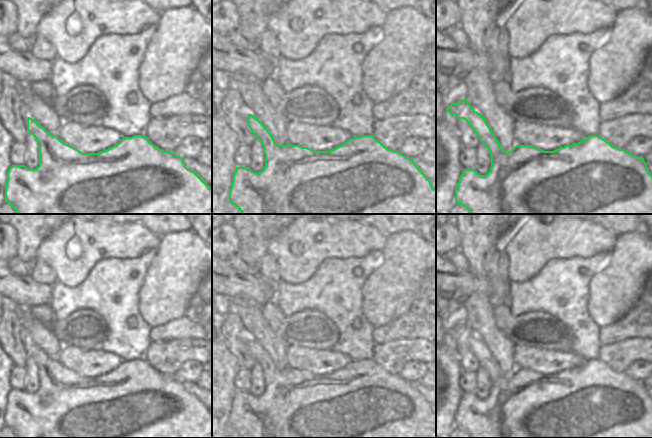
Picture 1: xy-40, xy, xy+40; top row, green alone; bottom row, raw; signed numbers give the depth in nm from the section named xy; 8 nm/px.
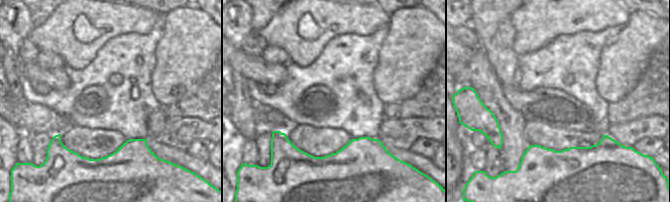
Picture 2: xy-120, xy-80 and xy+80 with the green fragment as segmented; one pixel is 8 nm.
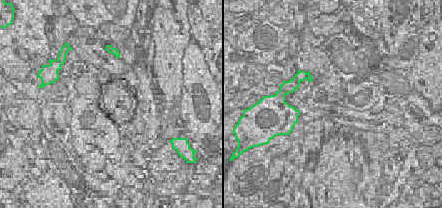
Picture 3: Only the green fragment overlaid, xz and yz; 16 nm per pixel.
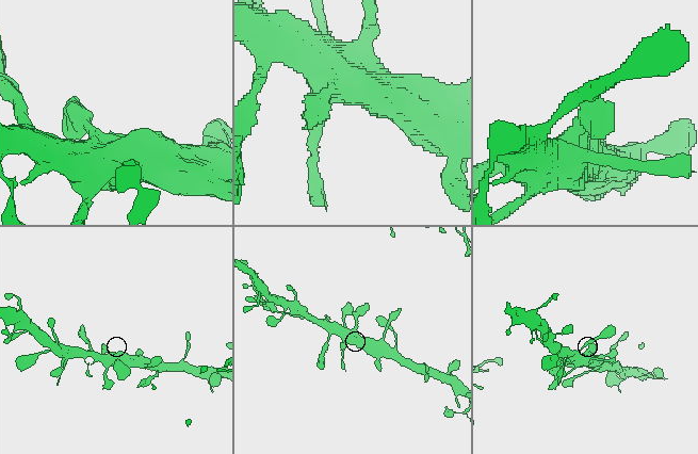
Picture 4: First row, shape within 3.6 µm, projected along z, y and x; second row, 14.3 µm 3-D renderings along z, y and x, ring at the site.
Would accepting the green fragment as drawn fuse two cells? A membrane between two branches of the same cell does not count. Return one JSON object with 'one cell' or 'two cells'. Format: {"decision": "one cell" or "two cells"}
{"decision": "one cell"}

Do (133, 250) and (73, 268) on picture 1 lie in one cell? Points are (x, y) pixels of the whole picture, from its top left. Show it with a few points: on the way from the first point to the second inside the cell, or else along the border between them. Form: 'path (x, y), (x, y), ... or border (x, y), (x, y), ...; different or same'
path (118, 246), (95, 246), (88, 253); same

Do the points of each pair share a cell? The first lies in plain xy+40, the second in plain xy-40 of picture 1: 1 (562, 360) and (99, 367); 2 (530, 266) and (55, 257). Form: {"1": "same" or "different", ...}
{"1": "same", "2": "same"}

